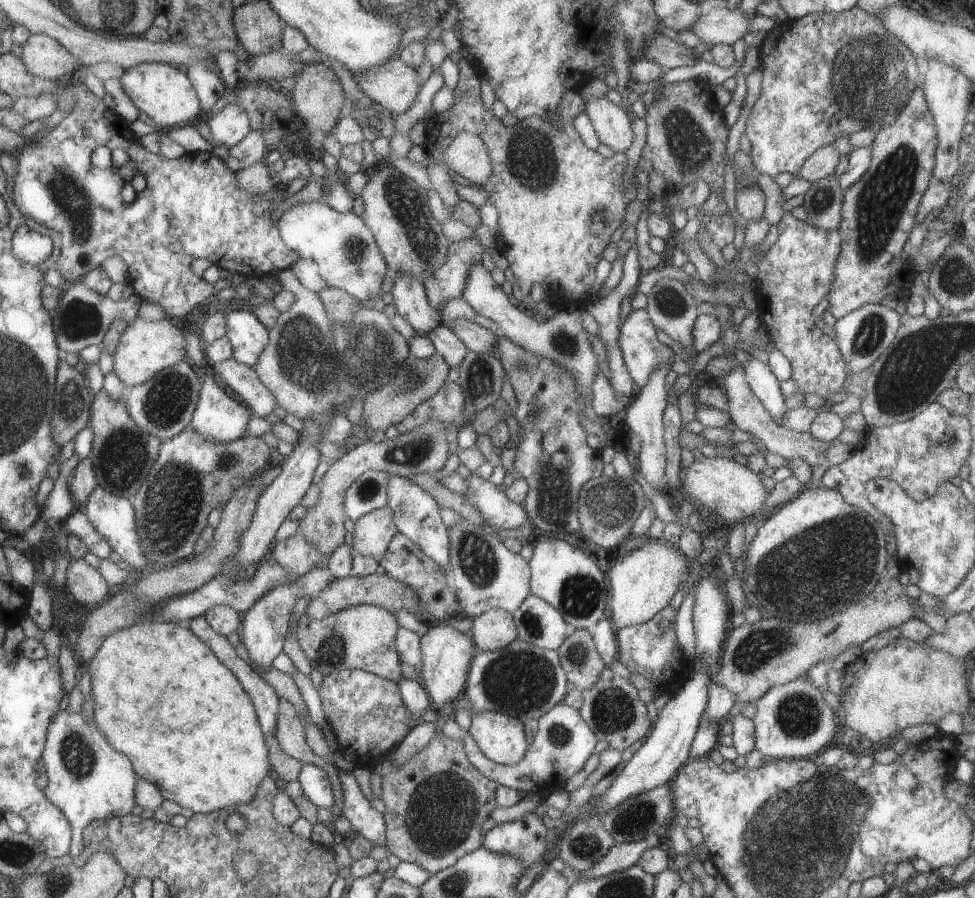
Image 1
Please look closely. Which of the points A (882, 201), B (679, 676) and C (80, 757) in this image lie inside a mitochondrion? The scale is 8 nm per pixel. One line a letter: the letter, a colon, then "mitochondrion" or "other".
A: mitochondrion
B: other
C: mitochondrion

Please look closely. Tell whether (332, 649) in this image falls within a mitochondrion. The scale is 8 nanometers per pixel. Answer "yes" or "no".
yes

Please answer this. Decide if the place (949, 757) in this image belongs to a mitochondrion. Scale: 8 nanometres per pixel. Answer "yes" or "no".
no

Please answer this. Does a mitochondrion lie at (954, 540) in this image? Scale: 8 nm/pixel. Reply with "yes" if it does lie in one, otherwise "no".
yes

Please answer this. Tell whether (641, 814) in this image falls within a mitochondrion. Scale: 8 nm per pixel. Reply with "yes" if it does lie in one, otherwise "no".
yes

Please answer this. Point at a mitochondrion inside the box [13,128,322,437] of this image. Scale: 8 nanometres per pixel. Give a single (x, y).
(66, 187)

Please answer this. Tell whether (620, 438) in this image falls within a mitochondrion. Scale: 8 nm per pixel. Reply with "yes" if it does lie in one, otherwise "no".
no

